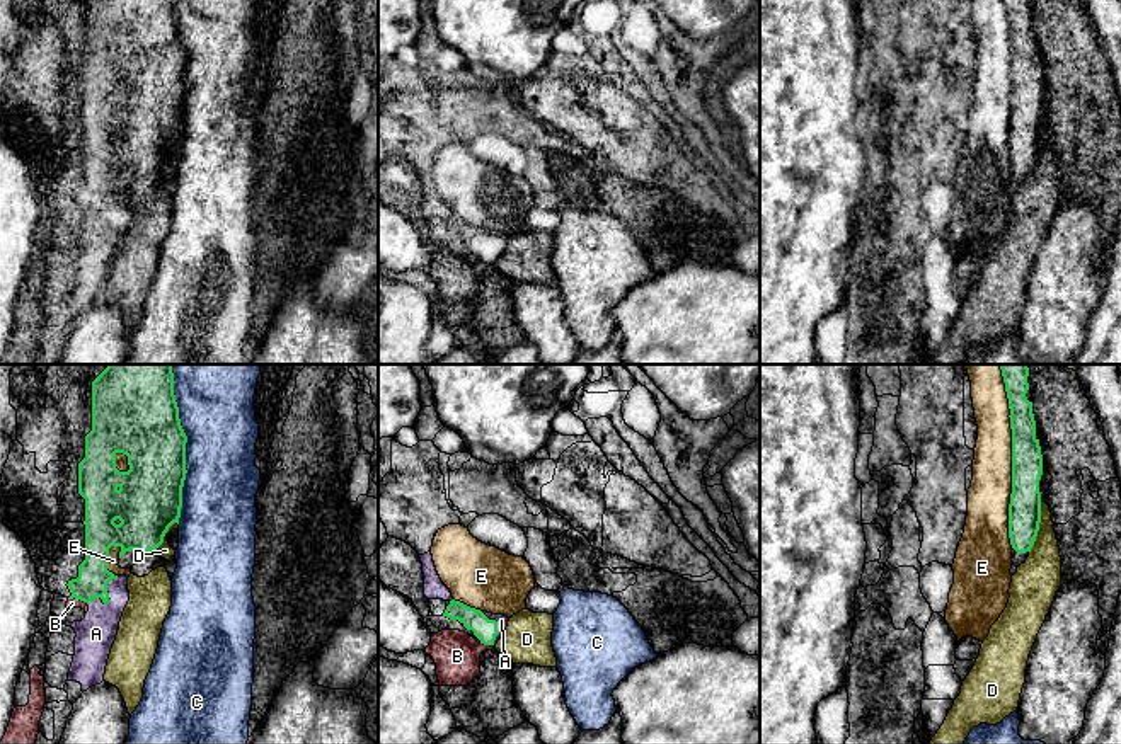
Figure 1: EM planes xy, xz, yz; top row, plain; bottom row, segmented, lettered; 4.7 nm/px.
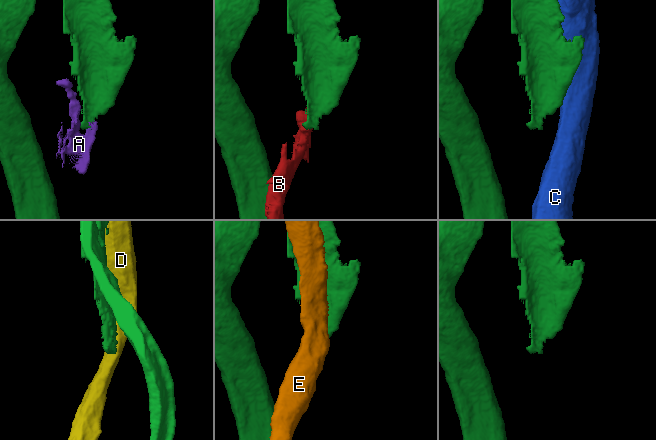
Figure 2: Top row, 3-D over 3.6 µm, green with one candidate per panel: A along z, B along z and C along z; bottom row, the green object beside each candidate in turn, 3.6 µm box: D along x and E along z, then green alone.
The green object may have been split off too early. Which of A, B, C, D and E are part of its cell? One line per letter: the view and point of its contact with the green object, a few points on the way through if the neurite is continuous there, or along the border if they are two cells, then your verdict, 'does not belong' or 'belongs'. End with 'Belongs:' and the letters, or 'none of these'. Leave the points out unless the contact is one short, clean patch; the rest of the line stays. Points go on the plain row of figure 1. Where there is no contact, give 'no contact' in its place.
A: contact xy (108, 217); way xy (92, 198), (108, 217), (96, 252); belongs
B: contact xy (79, 217); border xy (70, 215), (87, 222); does not belong
C: contact xy (184, 72); does not belong
D: contact yz (1038, 145); does not belong
E: contact yz (1012, 84); does not belong
Belongs: A

